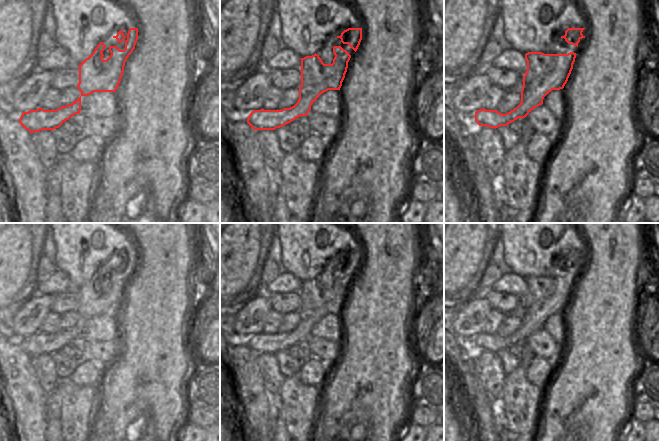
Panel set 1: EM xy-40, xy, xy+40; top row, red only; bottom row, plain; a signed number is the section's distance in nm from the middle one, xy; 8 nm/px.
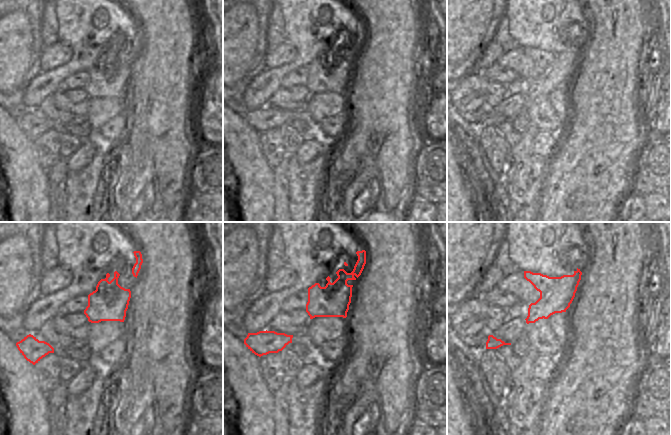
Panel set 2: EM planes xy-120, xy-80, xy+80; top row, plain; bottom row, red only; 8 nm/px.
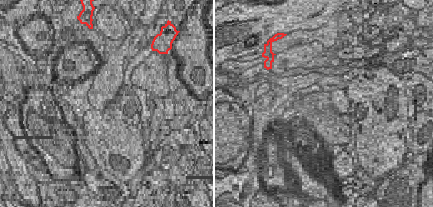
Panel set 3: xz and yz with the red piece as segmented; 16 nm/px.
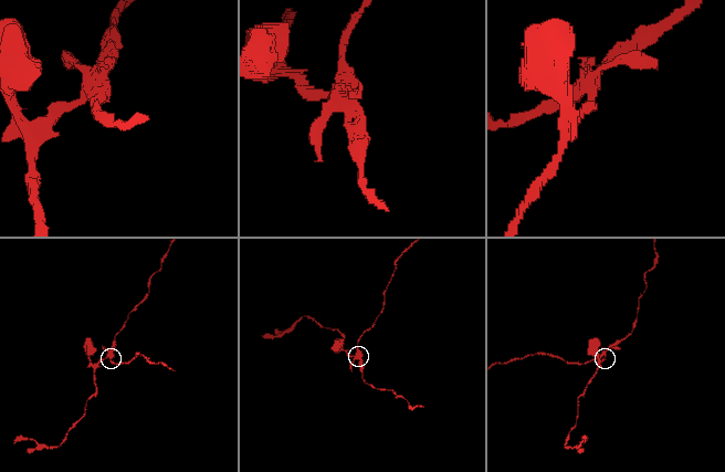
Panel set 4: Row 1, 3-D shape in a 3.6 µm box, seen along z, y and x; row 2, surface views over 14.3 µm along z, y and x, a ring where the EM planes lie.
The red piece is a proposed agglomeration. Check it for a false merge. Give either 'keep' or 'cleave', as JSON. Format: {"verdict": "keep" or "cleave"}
{"verdict": "cleave"}

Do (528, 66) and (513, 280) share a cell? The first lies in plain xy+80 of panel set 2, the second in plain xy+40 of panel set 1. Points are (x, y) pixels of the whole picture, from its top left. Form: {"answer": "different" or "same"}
{"answer": "same"}

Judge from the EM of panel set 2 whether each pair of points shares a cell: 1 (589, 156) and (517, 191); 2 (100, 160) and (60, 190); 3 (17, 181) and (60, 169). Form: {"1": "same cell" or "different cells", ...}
{"1": "different cells", "2": "different cells", "3": "different cells"}

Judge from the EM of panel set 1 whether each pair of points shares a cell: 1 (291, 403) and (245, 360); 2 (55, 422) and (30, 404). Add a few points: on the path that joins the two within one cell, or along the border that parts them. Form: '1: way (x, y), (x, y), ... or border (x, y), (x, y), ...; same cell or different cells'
1: border (272, 398), (274, 402); different cells
2: border (47, 396), (47, 428), (45, 430); different cells

